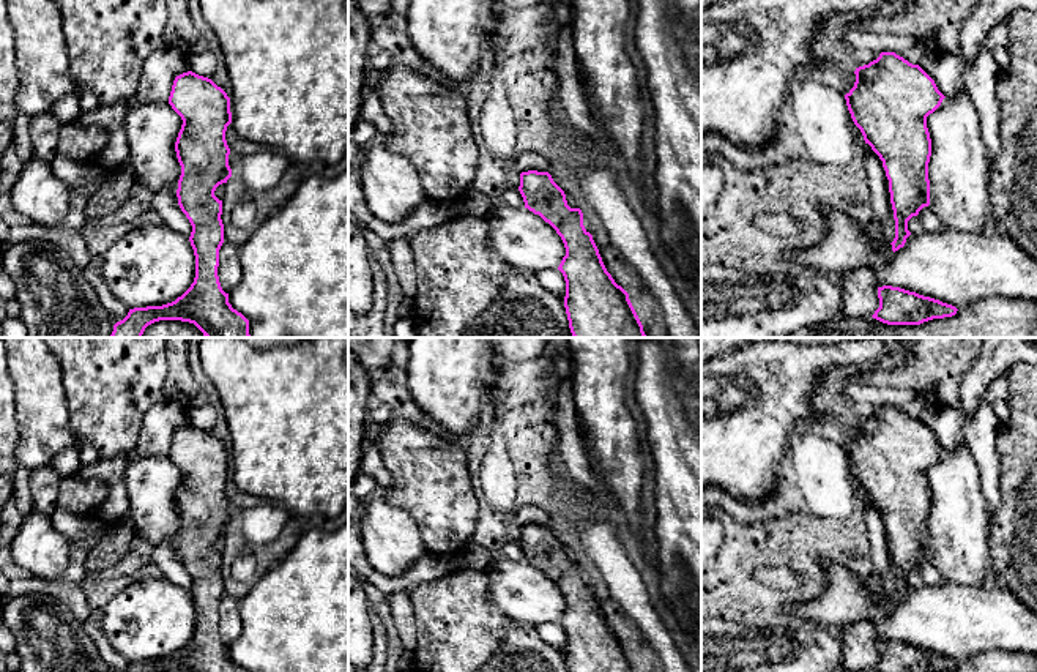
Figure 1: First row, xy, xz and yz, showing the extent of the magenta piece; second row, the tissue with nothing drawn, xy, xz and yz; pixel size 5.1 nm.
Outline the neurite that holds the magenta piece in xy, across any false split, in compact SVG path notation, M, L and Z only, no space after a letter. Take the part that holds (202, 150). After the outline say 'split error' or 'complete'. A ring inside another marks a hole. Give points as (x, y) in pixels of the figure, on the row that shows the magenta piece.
M188 71L175 77L169 104L183 120L175 142L181 166L177 197L192 226L195 278L172 303L129 309L110 338L142 338L145 328L159 320L194 323L205 338L251 338L249 320L232 308L217 276L224 224L222 200L214 191L232 177L225 140L230 98L211 79Z; complete

